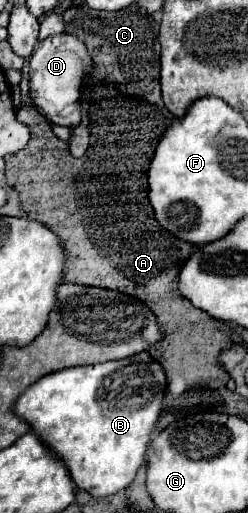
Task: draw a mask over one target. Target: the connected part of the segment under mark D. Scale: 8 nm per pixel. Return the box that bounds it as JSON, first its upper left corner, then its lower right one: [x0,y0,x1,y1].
[29,34,91,126]

